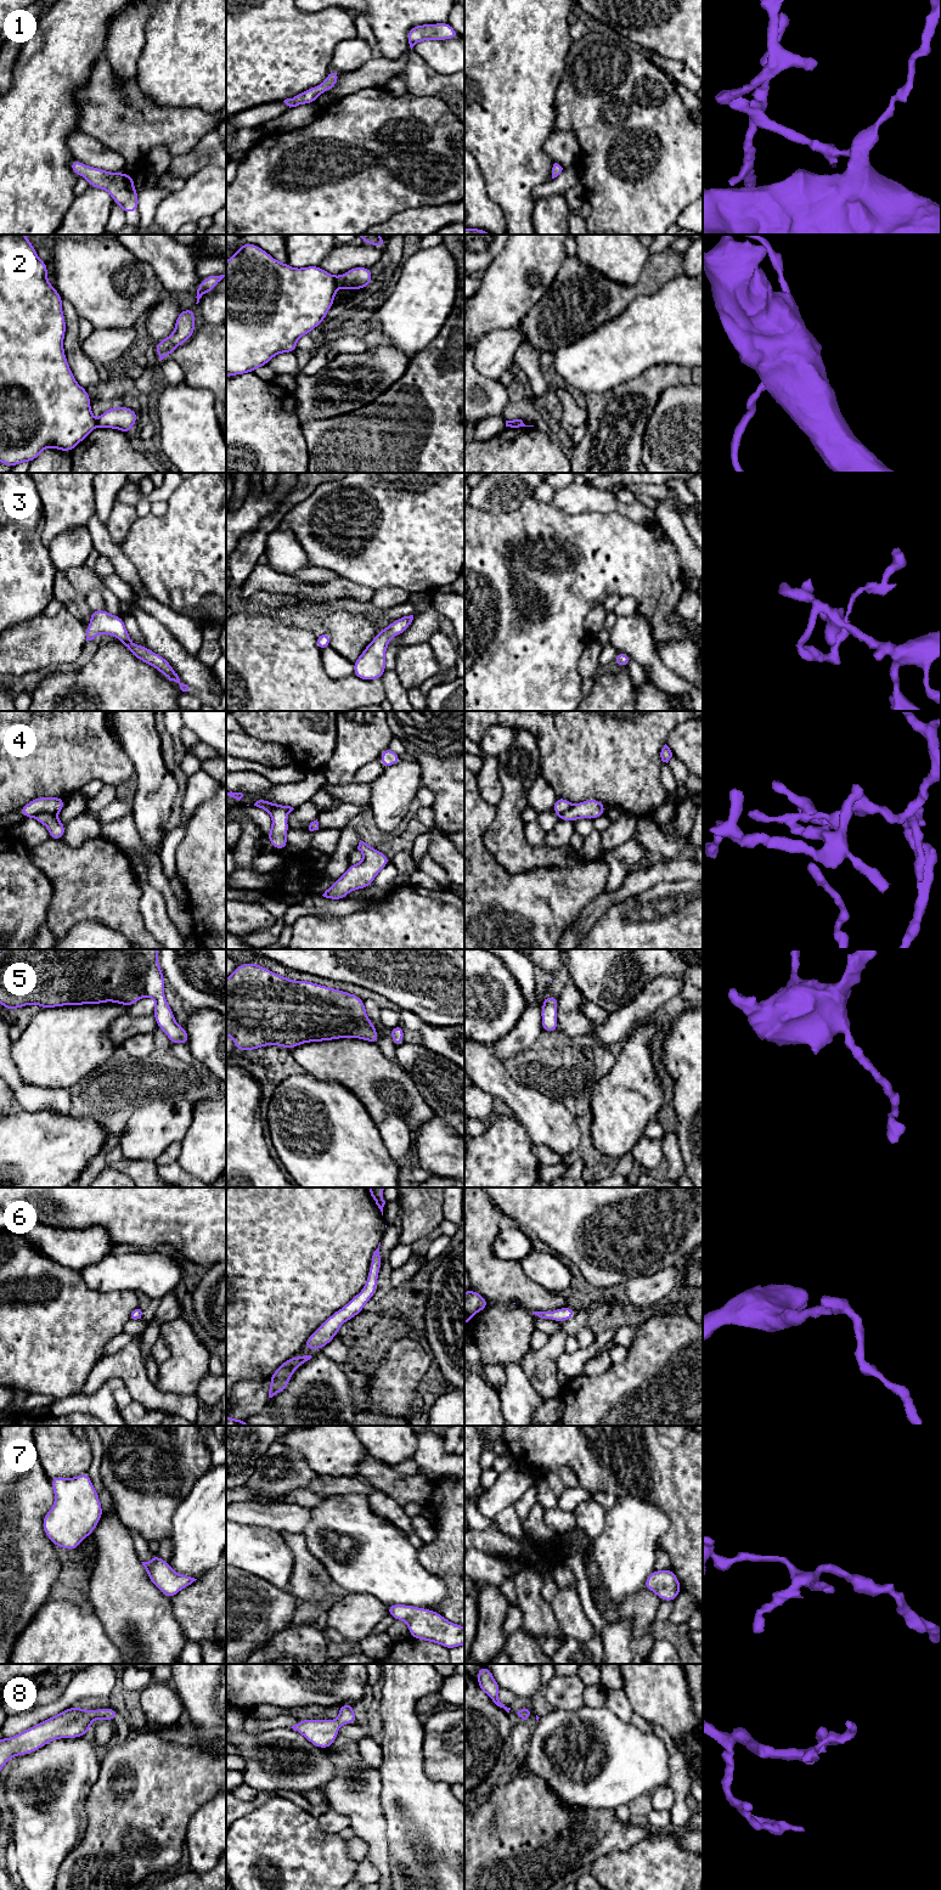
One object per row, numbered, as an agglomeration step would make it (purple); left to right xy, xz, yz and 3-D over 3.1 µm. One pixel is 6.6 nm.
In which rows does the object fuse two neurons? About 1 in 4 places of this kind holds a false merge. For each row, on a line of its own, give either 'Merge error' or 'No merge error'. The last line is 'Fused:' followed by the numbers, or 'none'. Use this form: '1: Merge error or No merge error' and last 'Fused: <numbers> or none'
1: No merge error
2: Merge error
3: No merge error
4: Merge error
5: No merge error
6: No merge error
7: No merge error
8: No merge error
Fused: 2, 4

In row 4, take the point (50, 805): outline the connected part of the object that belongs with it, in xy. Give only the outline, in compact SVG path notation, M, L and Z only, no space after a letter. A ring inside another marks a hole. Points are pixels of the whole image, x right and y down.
M36 797L21 807L21 812L26 818L35 817L40 812L50 814L60 813L64 807L64 797Z

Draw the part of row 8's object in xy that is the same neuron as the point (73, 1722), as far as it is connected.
M77 1705L57 1714L11 1738L0 1739L0 1771L17 1755L30 1754L58 1738L78 1738L90 1732L94 1720L113 1721L118 1711L113 1708L84 1710Z

